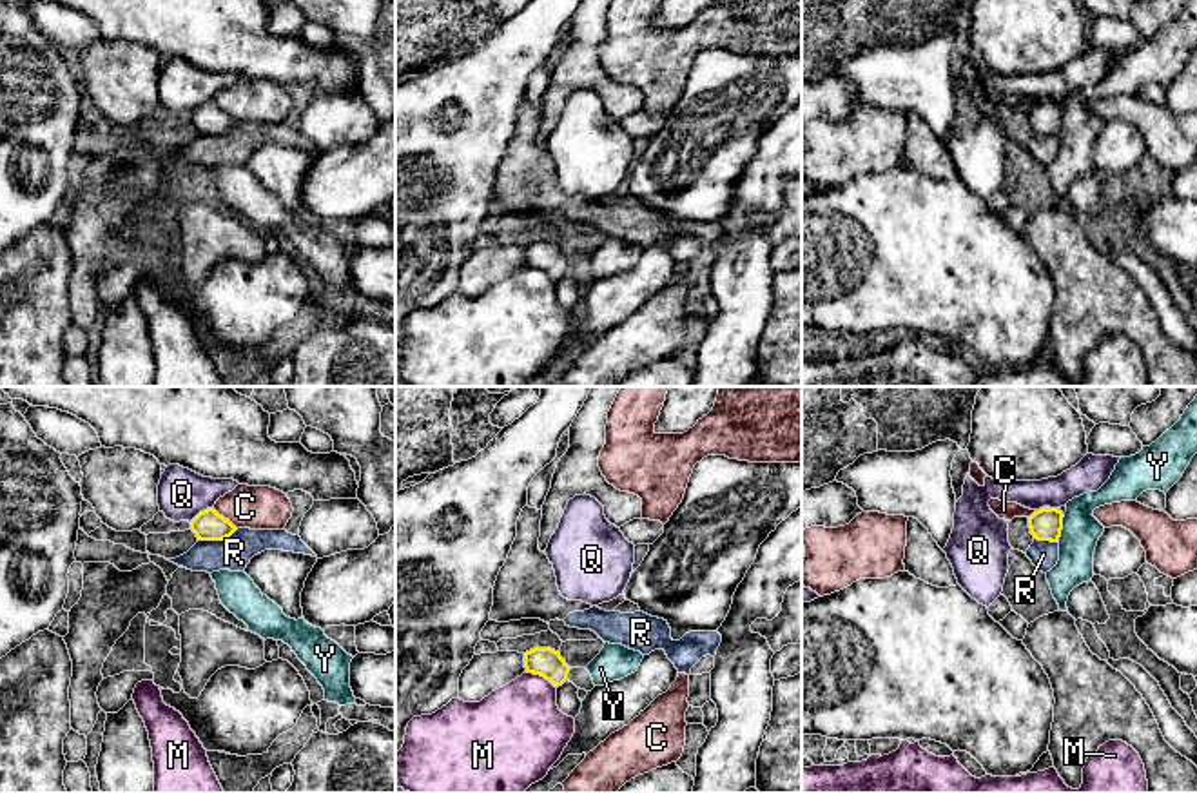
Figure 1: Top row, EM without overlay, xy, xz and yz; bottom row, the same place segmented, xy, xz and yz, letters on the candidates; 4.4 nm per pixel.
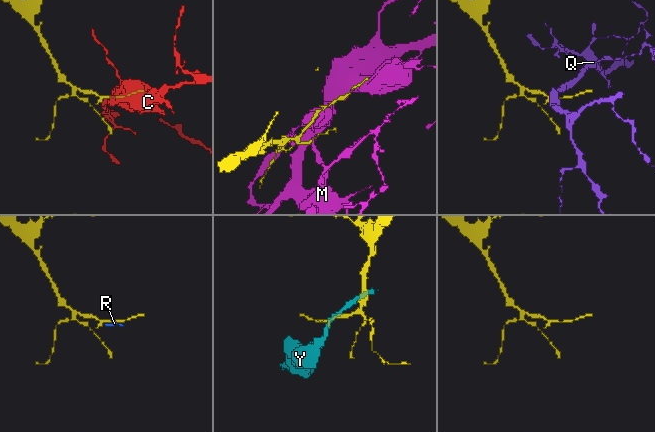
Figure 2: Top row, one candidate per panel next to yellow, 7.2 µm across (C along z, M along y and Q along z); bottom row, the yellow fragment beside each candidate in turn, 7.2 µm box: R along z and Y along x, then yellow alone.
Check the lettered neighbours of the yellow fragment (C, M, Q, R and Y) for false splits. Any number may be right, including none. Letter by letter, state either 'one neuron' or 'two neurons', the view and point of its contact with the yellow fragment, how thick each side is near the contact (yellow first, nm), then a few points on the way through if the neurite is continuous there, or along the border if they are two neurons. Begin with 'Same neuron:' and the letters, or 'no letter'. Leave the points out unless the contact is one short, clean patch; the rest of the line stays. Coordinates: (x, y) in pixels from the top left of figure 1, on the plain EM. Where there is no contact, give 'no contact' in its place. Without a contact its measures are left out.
Same neuron: no letter
C: two neurons; meets yellow in xy at (223, 111); 140 nm thick on the yellow side, 190 nm on the other
M: two neurons; meets yellow in xz at (541, 269); 130 nm thick on the yellow side, 380 nm on the other
Q: two neurons; meets yellow in xy at (200, 106); 140 nm thick on the yellow side, 220 nm on the other
R: two neurons; meets yellow in xy at (218, 133); 140 nm thick on the yellow side, 150 nm on the other; border along xy (238, 122), (222, 133), (198, 135)
Y: two neurons; meets yellow in yz at (1061, 122); 140 nm thick on the yellow side, 170 nm on the other; border along yz (1065, 109), (1061, 129), (1056, 135)

